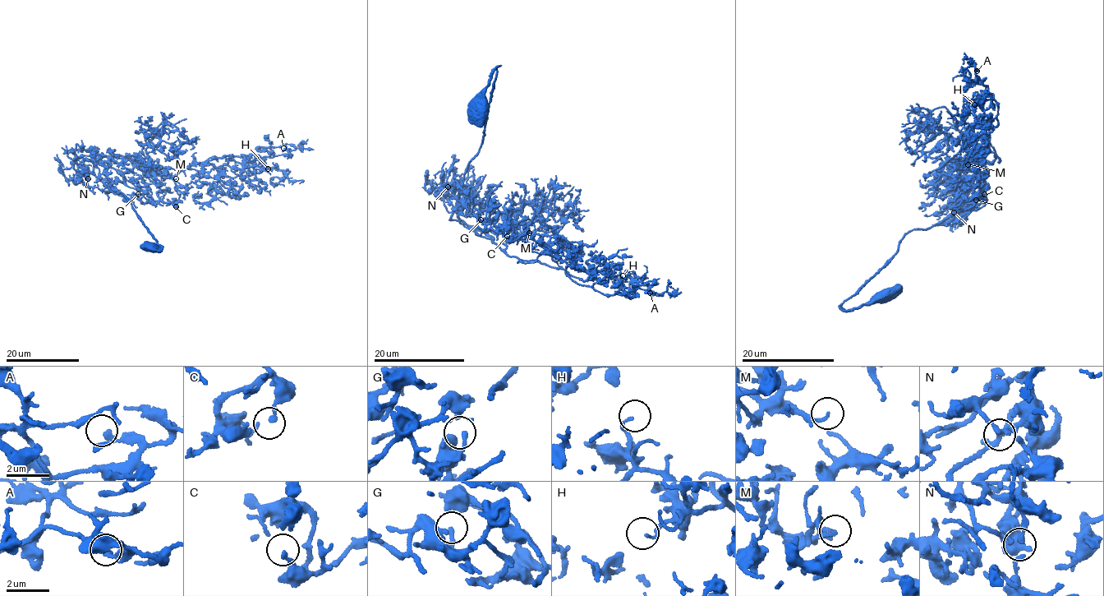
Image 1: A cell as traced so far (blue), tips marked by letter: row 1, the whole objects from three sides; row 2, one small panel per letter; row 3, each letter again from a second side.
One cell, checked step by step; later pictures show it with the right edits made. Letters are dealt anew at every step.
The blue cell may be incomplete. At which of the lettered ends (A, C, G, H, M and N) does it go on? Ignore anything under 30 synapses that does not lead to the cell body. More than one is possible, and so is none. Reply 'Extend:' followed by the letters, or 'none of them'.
Extend: none of them

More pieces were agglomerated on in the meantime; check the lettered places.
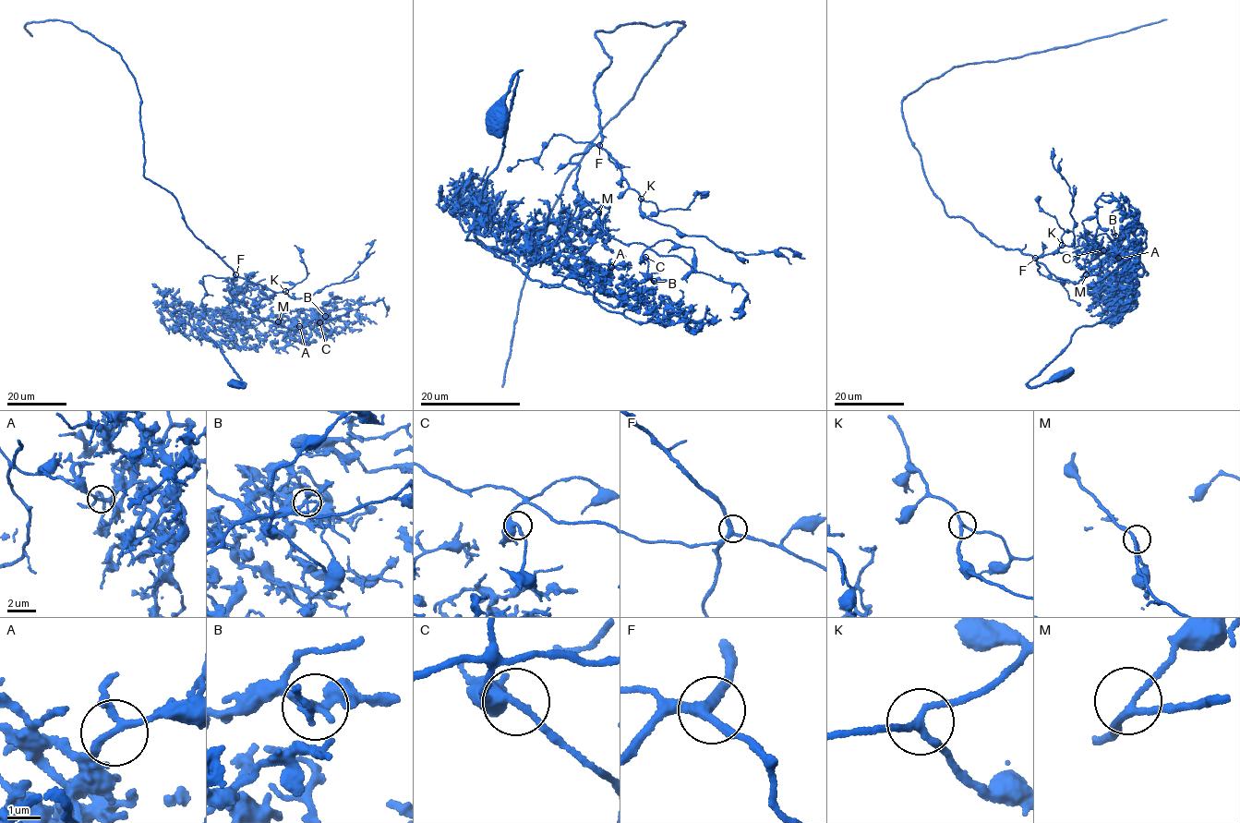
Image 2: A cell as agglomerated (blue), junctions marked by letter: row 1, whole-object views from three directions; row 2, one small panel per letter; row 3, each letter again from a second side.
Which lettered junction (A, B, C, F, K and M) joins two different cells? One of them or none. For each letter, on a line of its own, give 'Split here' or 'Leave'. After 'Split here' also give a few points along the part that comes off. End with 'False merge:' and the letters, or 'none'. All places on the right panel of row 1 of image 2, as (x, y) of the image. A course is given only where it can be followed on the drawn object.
A: Leave
B: Split here. Course of the part to remove: (1115, 236), (1077, 283), (996, 247), (946, 213), (902, 101), (954, 67), (1166, 19)
C: Leave
F: Leave
K: Leave
M: Leave
False merge: B

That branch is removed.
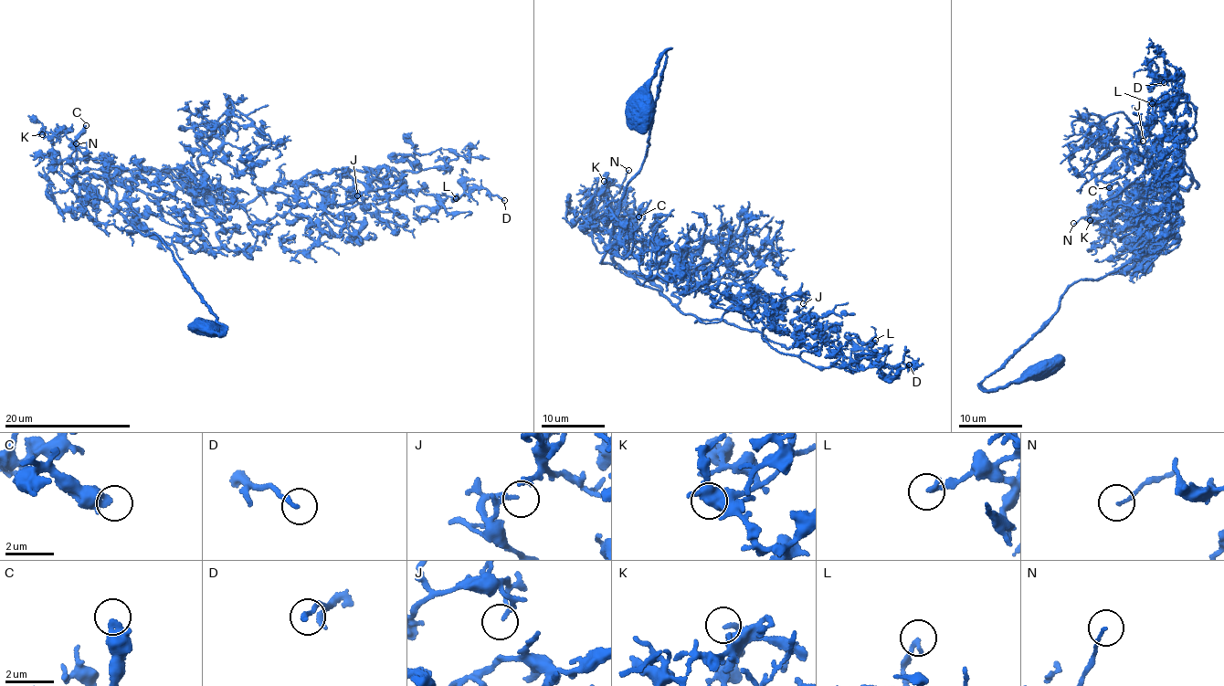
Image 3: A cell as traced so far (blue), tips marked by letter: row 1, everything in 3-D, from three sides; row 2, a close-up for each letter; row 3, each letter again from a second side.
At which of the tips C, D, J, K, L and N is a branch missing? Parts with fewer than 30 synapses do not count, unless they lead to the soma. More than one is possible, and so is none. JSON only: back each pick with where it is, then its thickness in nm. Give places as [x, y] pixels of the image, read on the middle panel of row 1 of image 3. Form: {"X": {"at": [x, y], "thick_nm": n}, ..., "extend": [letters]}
{"extend": []}

